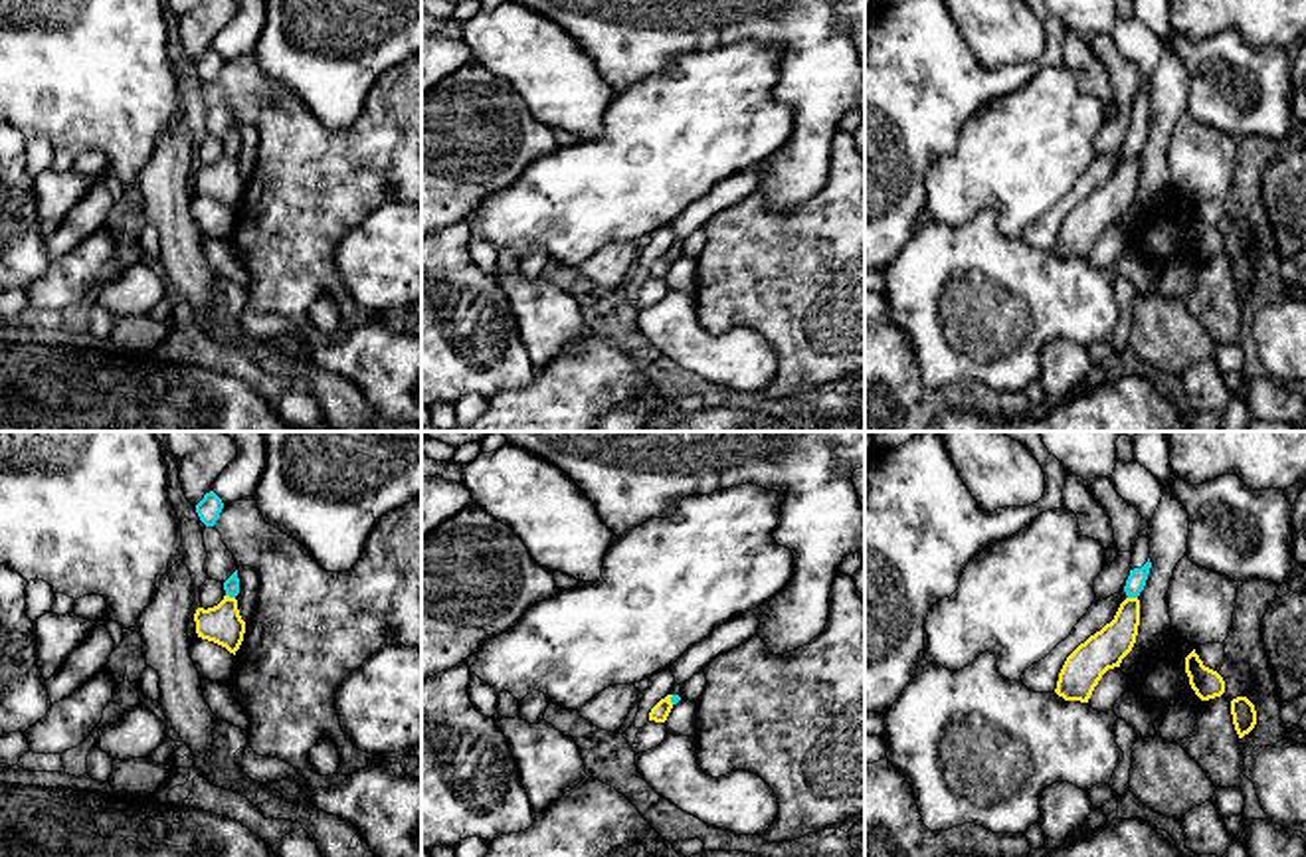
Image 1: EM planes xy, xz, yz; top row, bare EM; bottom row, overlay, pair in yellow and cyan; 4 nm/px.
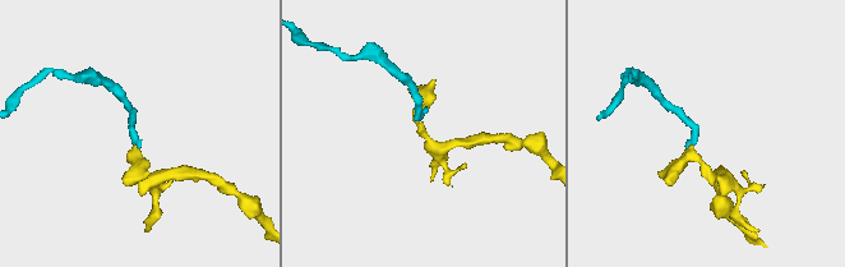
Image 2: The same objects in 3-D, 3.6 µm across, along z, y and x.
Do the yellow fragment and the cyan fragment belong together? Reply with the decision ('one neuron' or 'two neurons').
one neuron

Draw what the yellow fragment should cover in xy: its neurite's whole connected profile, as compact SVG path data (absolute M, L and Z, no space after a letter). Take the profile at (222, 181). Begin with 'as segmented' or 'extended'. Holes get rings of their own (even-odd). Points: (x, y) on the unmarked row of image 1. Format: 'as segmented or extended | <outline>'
extended | M237 127L224 139L224 146L226 152L218 162L196 166L196 190L198 194L214 198L235 212L245 190L245 178L239 172L235 156L239 150Z

